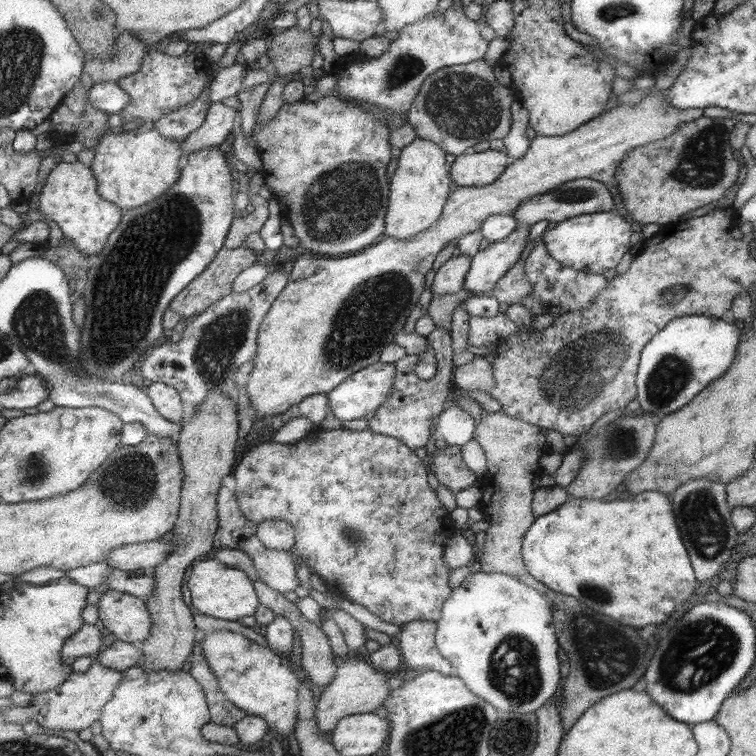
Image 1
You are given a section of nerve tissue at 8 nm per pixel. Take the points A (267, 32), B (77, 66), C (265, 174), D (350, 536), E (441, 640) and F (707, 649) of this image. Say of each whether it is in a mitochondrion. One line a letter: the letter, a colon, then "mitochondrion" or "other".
A: other
B: other
C: other
D: mitochondrion
E: other
F: mitochondrion

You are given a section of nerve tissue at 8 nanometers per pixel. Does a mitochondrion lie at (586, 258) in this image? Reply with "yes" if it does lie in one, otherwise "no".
no

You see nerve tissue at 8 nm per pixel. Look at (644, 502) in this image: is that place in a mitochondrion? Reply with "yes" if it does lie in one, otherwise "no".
no

